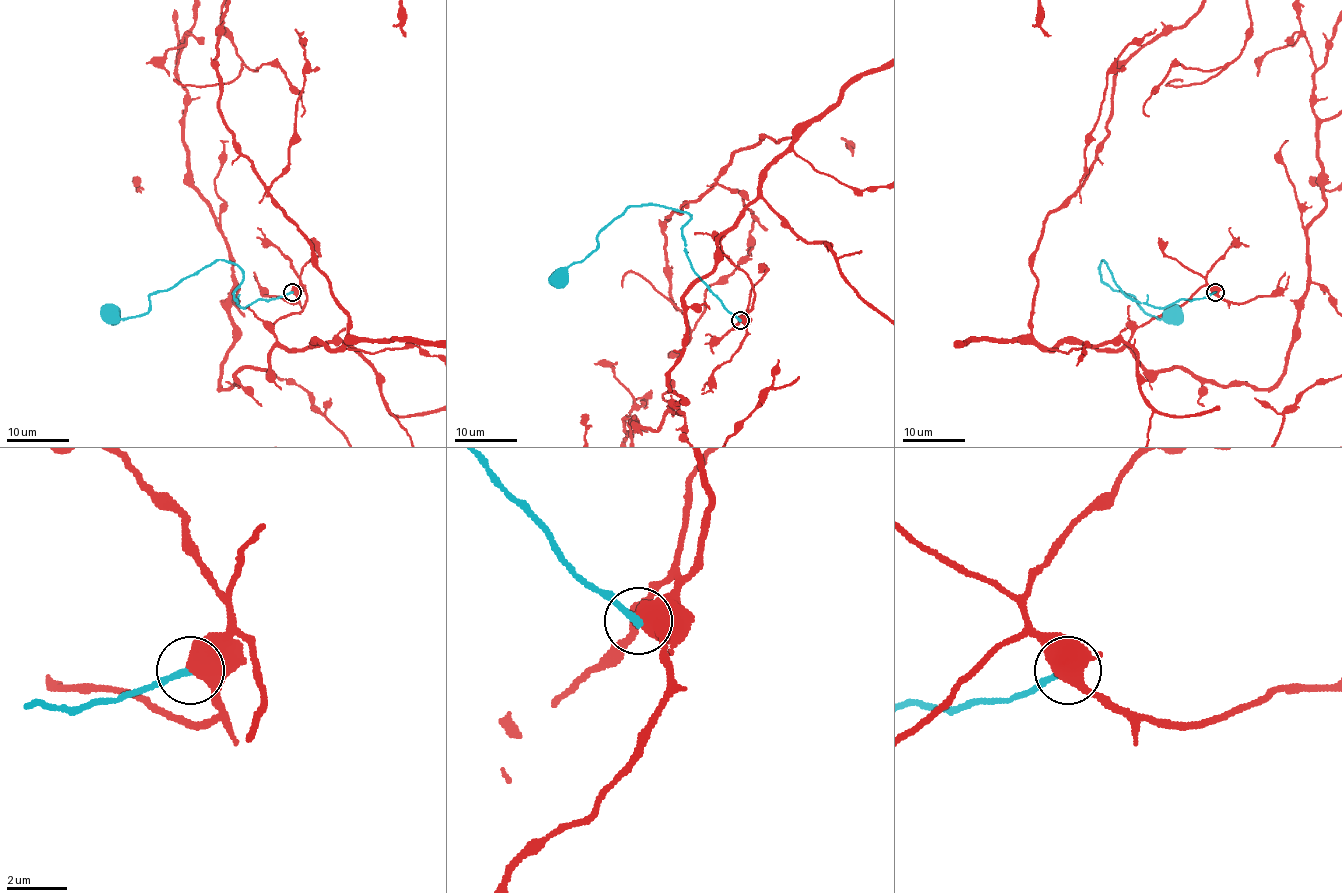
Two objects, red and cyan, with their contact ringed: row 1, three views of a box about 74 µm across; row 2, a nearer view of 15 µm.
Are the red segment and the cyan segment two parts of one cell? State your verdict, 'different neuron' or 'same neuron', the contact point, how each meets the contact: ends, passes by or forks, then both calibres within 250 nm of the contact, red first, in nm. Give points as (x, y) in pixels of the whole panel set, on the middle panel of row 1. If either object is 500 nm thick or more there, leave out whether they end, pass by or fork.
different neuron; at (740, 320); 650 nm thick on the red side, 240 nm on the other

